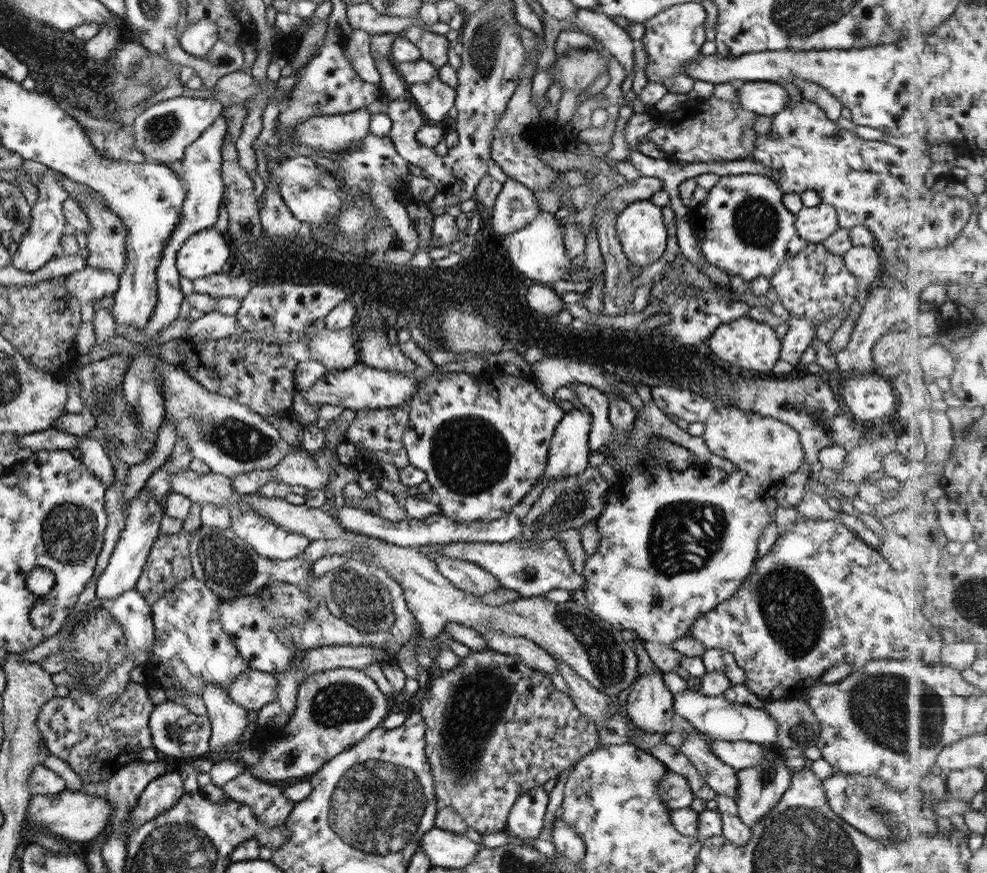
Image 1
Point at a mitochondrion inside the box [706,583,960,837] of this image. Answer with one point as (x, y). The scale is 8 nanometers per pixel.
(889, 709)

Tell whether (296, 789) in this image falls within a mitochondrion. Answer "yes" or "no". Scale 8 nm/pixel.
no

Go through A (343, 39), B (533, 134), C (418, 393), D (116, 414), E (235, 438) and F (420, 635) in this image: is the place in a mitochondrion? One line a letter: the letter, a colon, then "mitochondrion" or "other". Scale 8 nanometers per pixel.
A: other
B: other
C: other
D: mitochondrion
E: mitochondrion
F: other

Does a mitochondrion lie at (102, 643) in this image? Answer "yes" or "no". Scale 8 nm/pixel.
yes

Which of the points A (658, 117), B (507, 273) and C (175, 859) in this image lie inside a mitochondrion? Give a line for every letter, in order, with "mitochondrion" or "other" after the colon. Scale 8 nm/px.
A: other
B: other
C: mitochondrion

